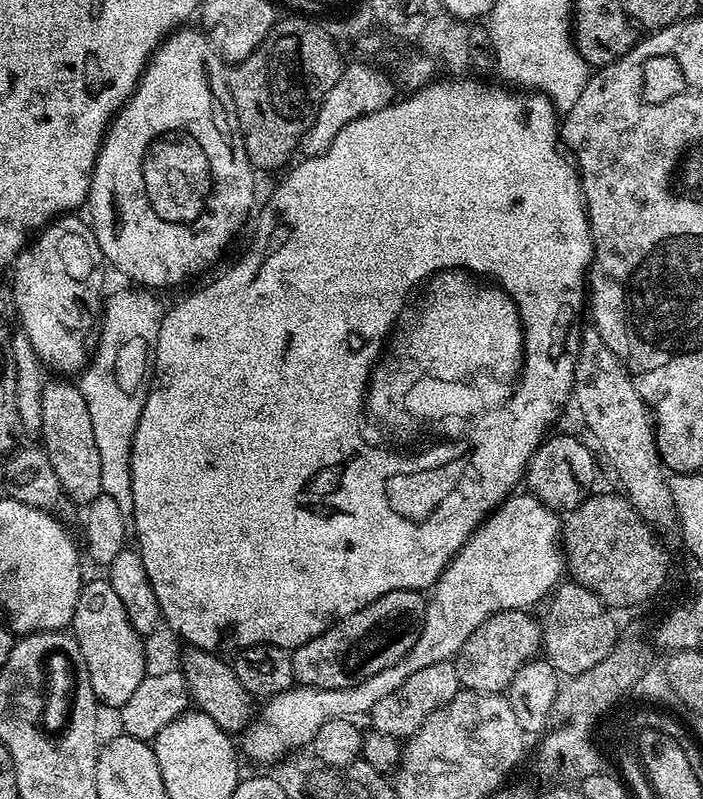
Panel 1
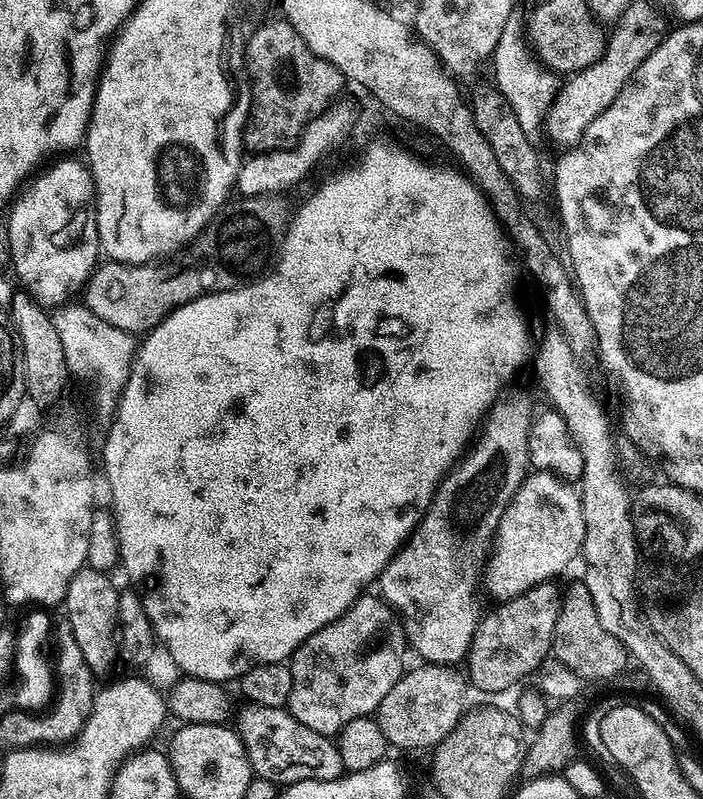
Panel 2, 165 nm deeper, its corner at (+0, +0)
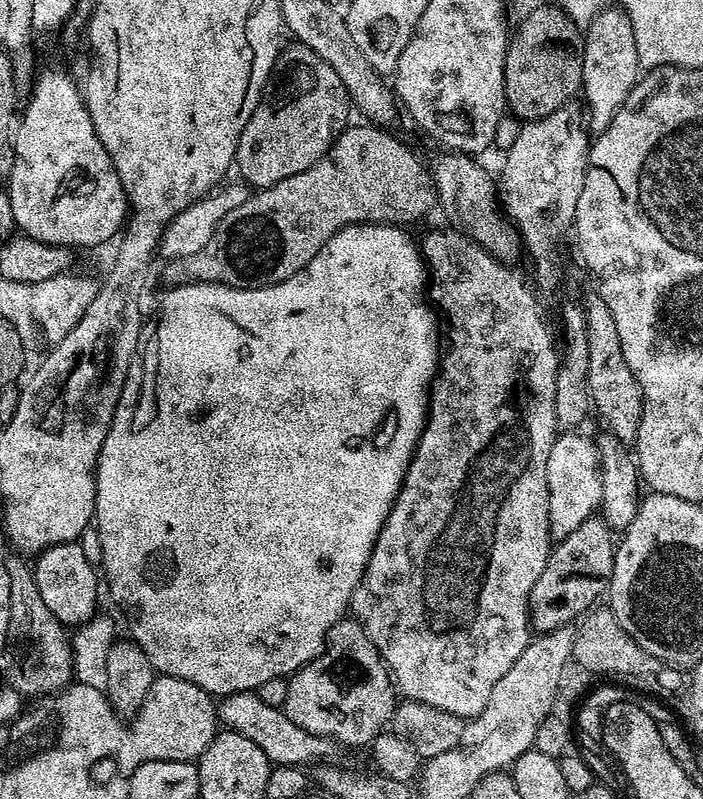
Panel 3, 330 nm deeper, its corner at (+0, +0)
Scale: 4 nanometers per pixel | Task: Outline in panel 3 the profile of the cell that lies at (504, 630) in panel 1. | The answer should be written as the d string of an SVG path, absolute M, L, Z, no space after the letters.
M593 514L574 530L574 534L566 534L566 538L549 551L546 566L538 582L534 582L534 590L528 599L530 624L537 633L551 633L556 628L571 625L599 601L596 600L599 596L601 599L605 595L616 557L614 536L612 540L611 535L613 533L603 519Z

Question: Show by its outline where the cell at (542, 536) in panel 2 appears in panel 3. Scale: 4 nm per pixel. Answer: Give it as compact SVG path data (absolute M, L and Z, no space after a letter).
M576 430L557 435L552 444L550 458L546 462L548 483L548 530L553 541L559 542L566 534L574 534L582 522L586 522L599 509L602 498L600 456L596 445Z

